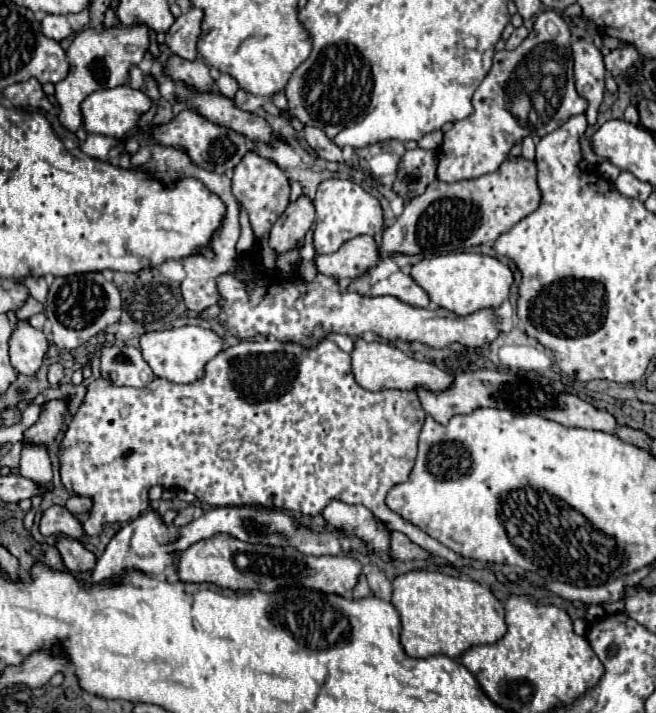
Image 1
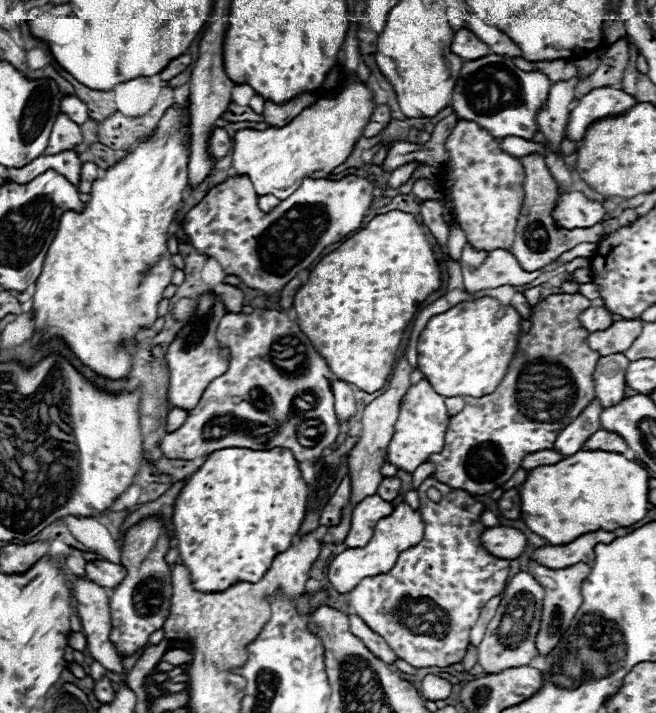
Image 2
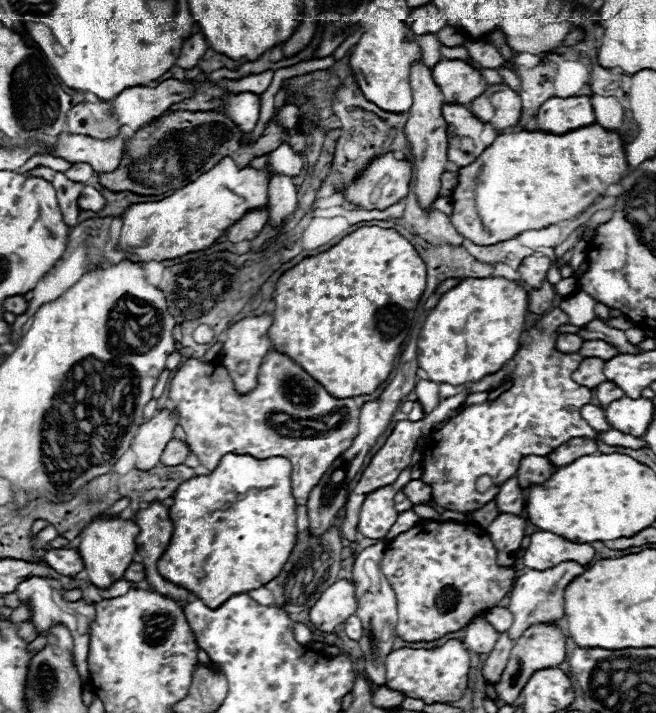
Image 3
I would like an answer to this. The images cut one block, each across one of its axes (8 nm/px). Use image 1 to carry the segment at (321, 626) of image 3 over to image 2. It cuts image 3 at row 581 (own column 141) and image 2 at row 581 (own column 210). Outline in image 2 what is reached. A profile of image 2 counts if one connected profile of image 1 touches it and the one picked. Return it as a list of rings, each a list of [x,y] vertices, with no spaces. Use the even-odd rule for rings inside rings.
[[[400,502],[390,516],[382,518],[376,528],[374,528],[374,534],[370,538],[370,542],[362,548],[348,548],[344,550],[342,554],[338,554],[332,562],[330,562],[330,568],[328,568],[328,578],[332,582],[332,586],[338,590],[338,592],[350,592],[362,578],[366,576],[376,576],[376,574],[384,574],[388,572],[400,552],[408,550],[410,546],[416,546],[424,536],[424,520],[422,520],[422,514],[418,510],[412,510],[406,502]]]

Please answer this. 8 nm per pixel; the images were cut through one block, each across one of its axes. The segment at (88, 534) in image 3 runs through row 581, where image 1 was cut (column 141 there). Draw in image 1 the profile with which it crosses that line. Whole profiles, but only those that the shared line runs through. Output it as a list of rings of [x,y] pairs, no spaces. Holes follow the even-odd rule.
[[[128,84],[108,90],[98,90],[82,102],[84,128],[88,132],[96,132],[112,138],[124,138],[128,132],[132,132],[138,126],[142,114],[146,114],[150,108],[152,108],[152,98],[144,90],[134,90]]]

